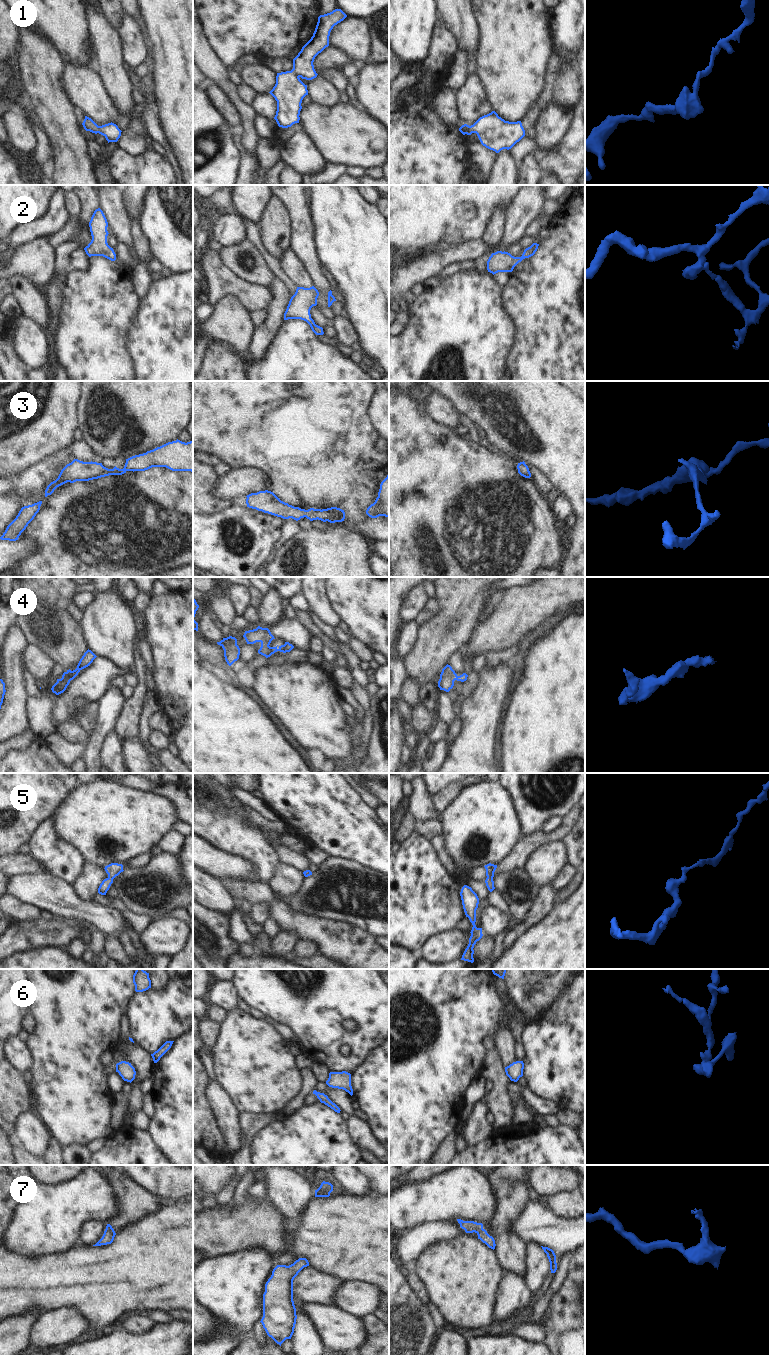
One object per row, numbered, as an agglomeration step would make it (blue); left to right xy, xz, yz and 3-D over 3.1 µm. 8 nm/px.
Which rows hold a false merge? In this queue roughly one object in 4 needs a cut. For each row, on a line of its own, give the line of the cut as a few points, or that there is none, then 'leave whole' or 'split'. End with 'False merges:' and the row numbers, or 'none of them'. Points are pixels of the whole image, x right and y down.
1: no cut | leave whole
2: no cut | leave whole
3: no cut | leave whole
4: no cut | leave whole
5: no cut | leave whole
6: no cut | leave whole
7: no cut | leave whole
False merges: none of them

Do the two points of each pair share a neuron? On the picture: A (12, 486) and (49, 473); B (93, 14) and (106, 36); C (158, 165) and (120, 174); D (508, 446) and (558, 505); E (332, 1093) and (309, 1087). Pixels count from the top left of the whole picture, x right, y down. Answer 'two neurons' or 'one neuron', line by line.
A: one neuron
B: one neuron
C: one neuron
D: two neurons
E: two neurons

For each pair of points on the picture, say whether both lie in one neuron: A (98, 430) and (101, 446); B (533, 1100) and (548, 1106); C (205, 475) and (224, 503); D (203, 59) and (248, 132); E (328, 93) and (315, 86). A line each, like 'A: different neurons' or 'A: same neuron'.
A: same neuron
B: same neuron
C: same neuron
D: same neuron
E: same neuron

